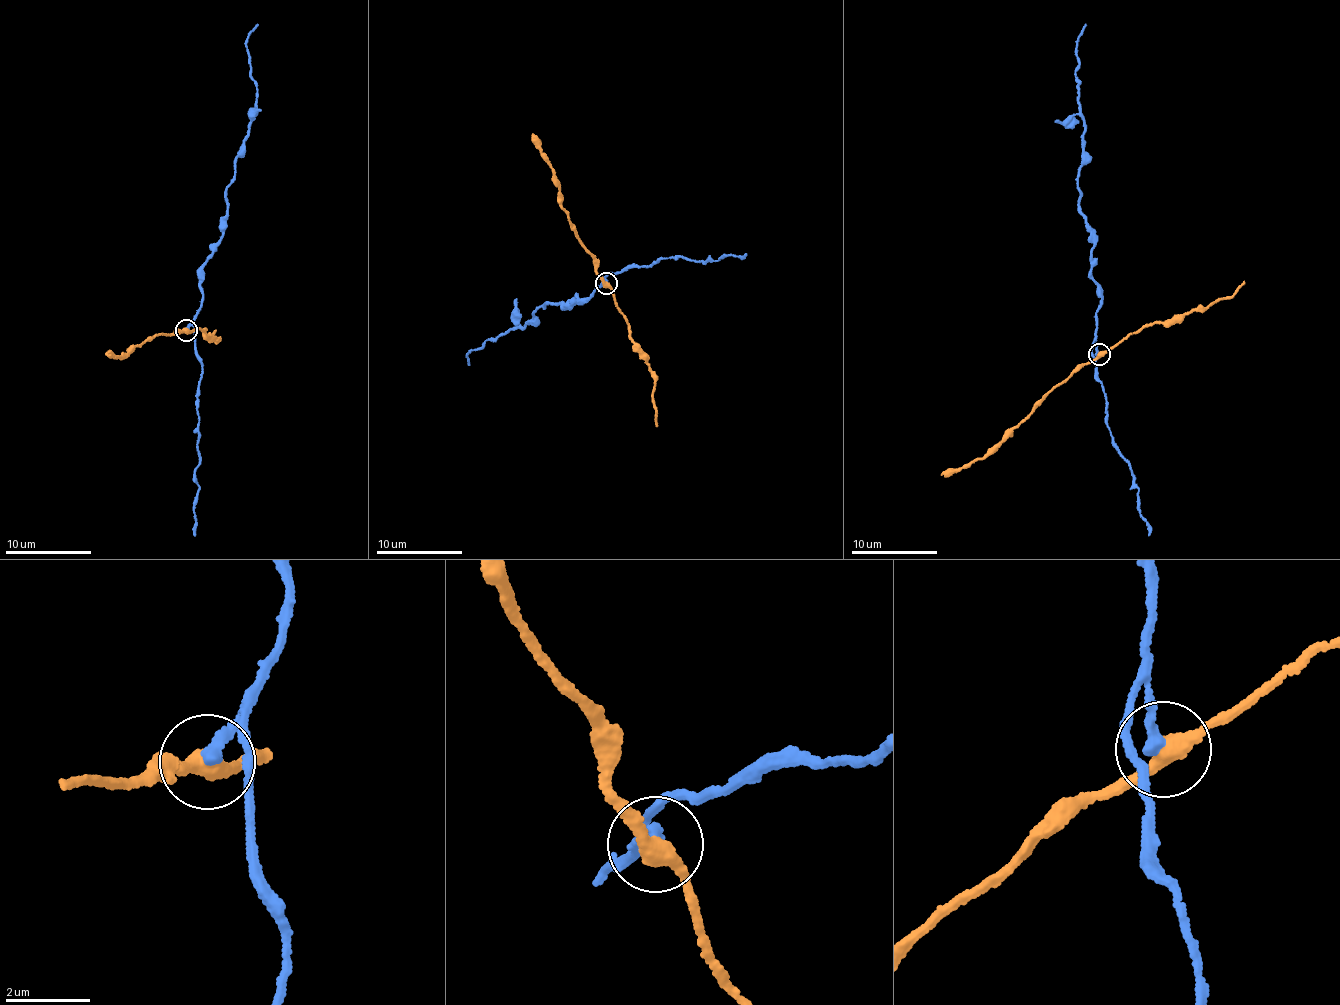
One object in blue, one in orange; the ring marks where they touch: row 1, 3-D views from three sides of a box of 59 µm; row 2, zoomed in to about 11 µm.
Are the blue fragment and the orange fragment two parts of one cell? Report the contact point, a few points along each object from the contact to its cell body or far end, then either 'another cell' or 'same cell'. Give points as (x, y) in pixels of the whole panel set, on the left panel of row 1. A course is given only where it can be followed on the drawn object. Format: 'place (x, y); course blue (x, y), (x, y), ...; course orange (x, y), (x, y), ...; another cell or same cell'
place (186, 330); course blue (187, 330), (201, 306), (200, 269), (224, 234), (234, 158), (255, 111), (257, 82), (245, 38), (257, 25); course orange (186, 331), (155, 333), (120, 357), (111, 351), (109, 353); another cell

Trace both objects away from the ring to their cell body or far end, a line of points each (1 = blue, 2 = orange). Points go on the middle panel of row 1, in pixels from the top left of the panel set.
1: (606, 281), (579, 301), (577, 296), (565, 308), (540, 306), (522, 327), (490, 337), (467, 353), (469, 365)
2: (606, 283), (601, 282), (596, 262), (576, 238), (562, 209), (551, 167), (535, 142), (533, 132)

